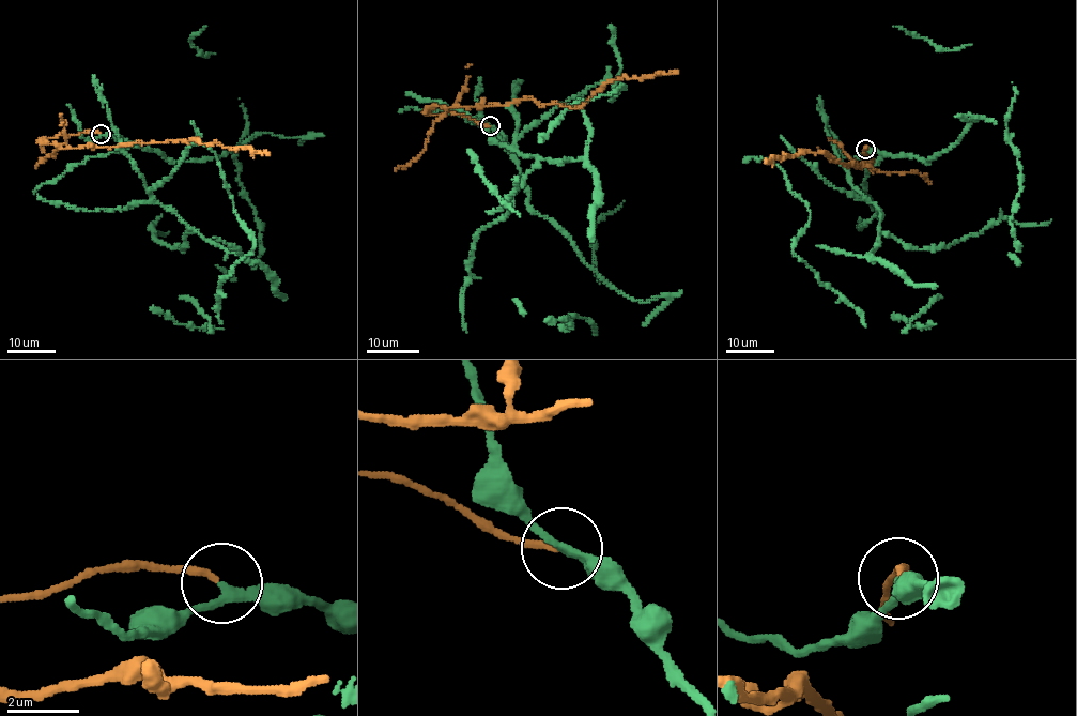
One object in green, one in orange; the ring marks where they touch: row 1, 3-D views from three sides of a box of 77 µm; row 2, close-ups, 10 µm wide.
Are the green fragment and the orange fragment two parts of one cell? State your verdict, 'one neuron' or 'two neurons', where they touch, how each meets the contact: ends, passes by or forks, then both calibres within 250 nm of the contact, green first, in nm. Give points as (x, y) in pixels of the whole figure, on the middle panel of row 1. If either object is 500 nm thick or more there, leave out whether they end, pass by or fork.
two neurons; at (490, 125); green passes by; orange ends there; 220 nm thick on the green side, 180 nm on the other

